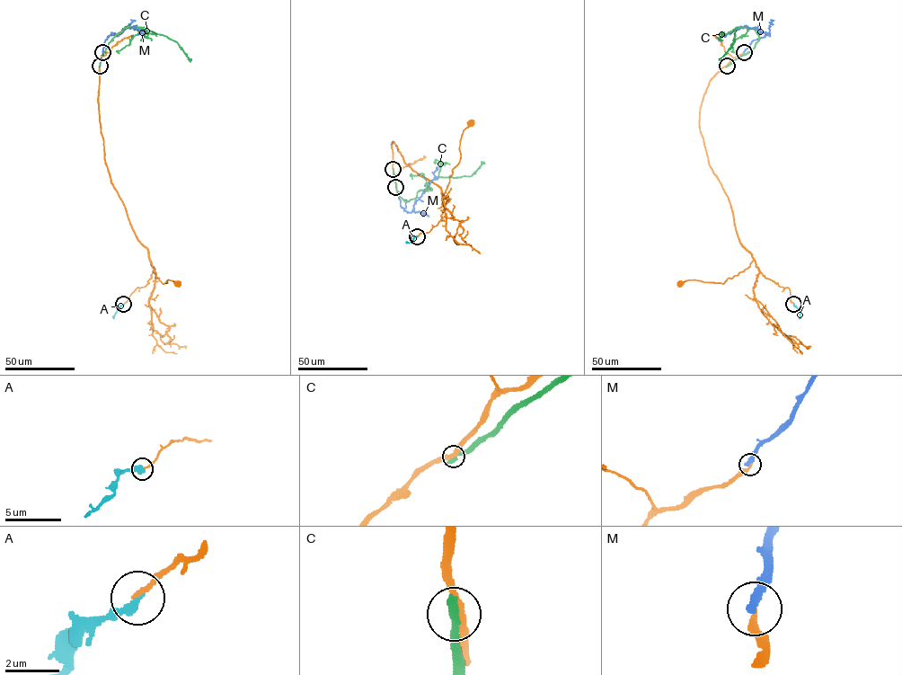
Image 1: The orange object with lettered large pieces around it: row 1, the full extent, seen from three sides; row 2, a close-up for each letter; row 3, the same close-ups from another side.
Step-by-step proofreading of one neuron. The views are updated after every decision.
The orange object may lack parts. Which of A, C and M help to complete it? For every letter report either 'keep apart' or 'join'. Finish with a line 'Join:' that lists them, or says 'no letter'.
A: keep apart
C: keep apart
M: join
Join: M

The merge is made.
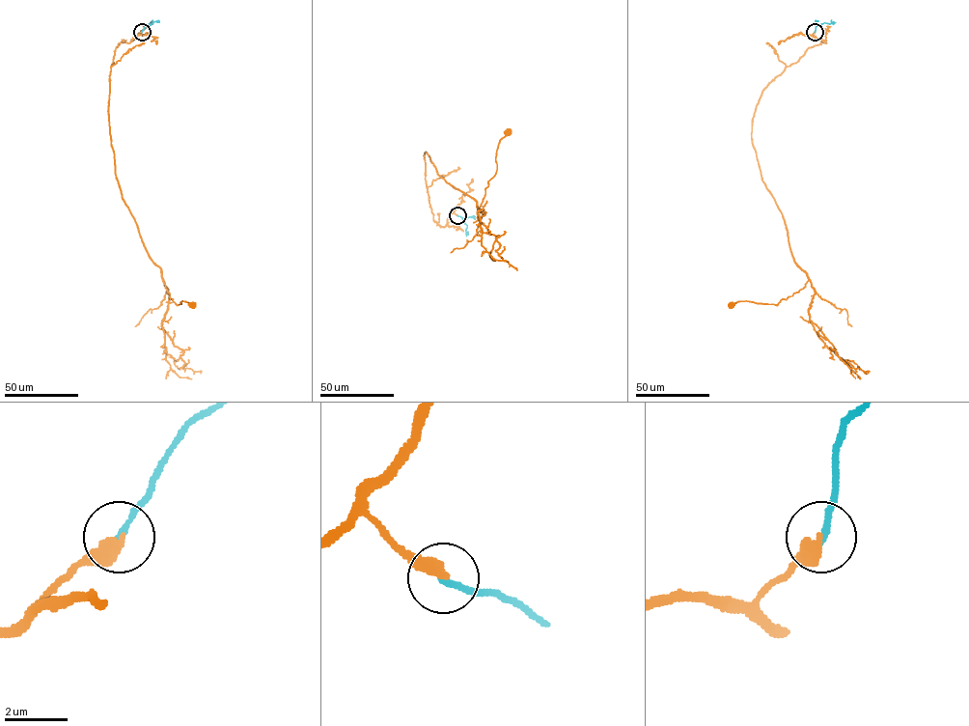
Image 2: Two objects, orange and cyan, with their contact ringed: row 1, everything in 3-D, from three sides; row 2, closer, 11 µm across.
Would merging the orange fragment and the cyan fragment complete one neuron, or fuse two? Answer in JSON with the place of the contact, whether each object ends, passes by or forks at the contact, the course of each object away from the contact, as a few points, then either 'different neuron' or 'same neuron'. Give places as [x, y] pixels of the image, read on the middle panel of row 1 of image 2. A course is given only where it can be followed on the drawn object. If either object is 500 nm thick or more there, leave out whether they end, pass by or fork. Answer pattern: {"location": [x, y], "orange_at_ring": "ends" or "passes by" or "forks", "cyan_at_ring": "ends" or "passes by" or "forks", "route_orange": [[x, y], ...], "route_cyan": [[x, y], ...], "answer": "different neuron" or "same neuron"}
{"location": [457, 215], "orange_at_ring": "ends", "cyan_at_ring": "ends", "route_orange": [[456, 215], [444, 226], [433, 220], [425, 153], [479, 209], [508, 132]], "route_cyan": [[456, 215], [464, 219], [466, 236]], "answer": "different neuron"}

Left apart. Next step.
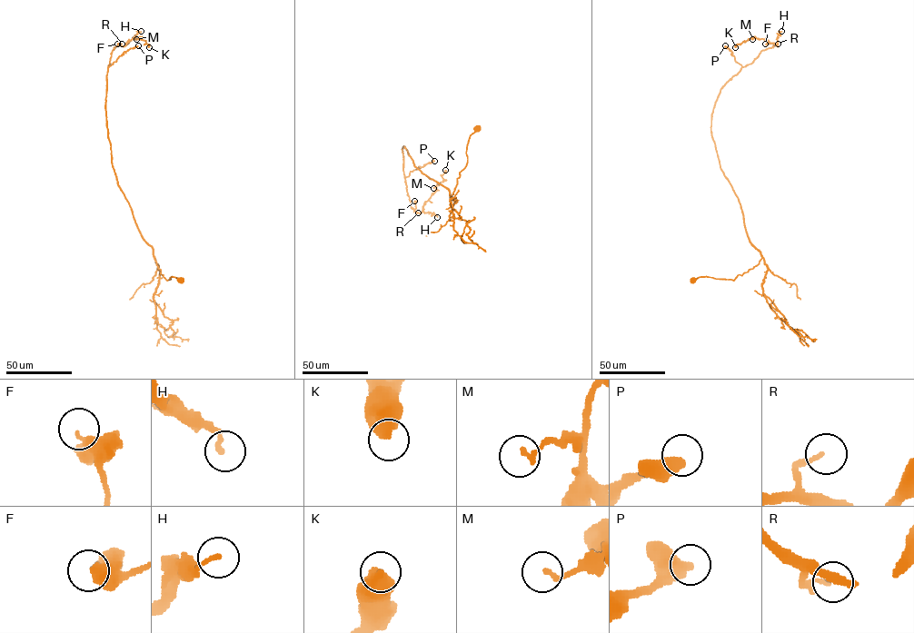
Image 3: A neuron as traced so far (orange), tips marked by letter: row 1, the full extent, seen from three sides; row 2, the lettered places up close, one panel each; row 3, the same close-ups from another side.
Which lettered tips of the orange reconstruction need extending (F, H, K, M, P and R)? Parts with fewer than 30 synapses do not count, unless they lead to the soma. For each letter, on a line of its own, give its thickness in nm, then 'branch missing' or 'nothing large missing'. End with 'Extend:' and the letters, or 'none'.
F: 400 nm | nothing large missing
H: 160 nm | nothing large missing
K: 550 nm | nothing large missing
M: 170 nm | nothing large missing
P: 500 nm | branch missing
R: 70 nm | nothing large missing
Extend: P

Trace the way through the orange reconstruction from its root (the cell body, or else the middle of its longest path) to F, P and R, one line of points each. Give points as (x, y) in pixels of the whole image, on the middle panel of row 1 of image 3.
F: (477, 129), (451, 197), (402, 147), (406, 188), (415, 209), (414, 201)
P: (477, 129), (470, 136), (466, 165), (451, 197), (447, 189), (414, 165), (402, 147), (405, 177), (434, 161)
R: (477, 129), (451, 197), (402, 147), (406, 188), (418, 212)

